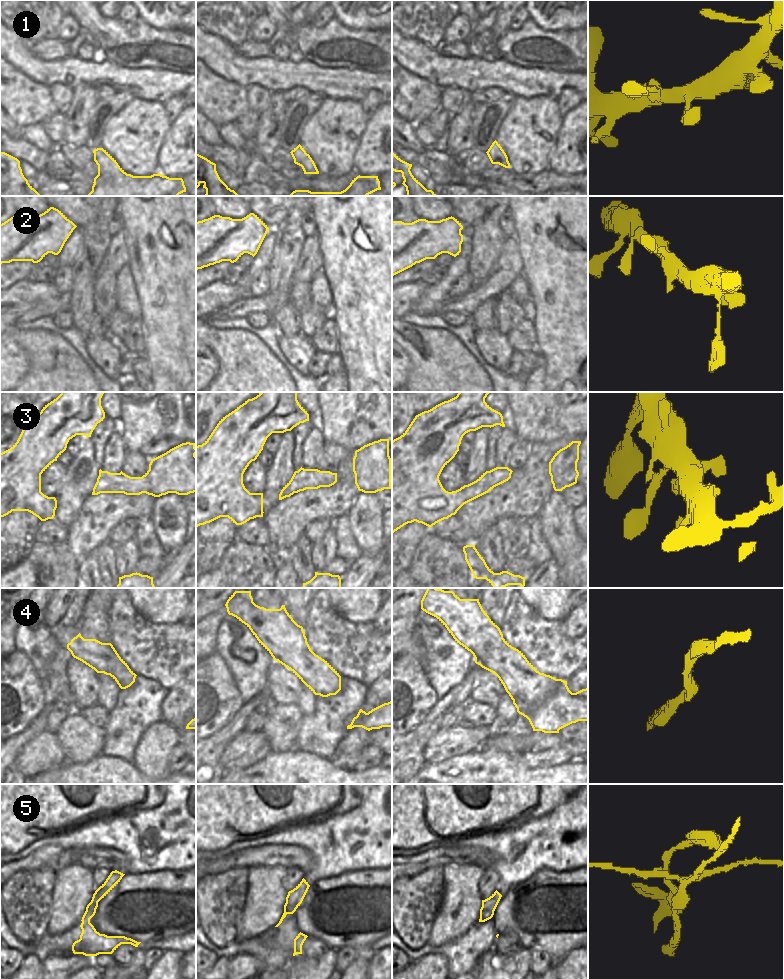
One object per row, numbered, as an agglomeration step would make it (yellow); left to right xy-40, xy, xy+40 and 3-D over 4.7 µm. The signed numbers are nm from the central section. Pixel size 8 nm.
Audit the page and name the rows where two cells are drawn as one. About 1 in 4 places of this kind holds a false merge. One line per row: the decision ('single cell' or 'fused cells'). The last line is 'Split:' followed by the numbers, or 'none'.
1: single cell
2: single cell
3: single cell
4: single cell
5: fused cells
Split: 5

